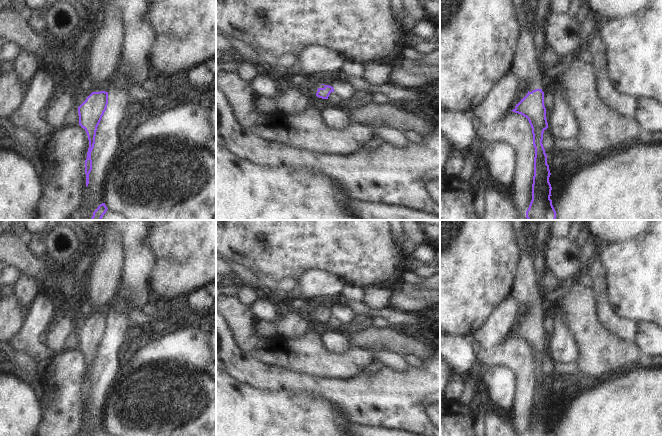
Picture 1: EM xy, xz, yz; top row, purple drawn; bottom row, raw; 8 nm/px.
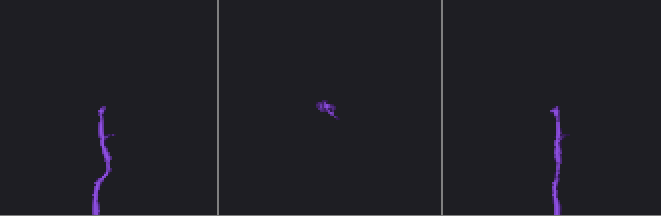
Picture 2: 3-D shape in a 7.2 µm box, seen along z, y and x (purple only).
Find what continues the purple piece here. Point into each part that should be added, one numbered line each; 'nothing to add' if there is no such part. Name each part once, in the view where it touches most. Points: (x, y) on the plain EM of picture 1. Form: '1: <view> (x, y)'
1: yz (526, 290)

